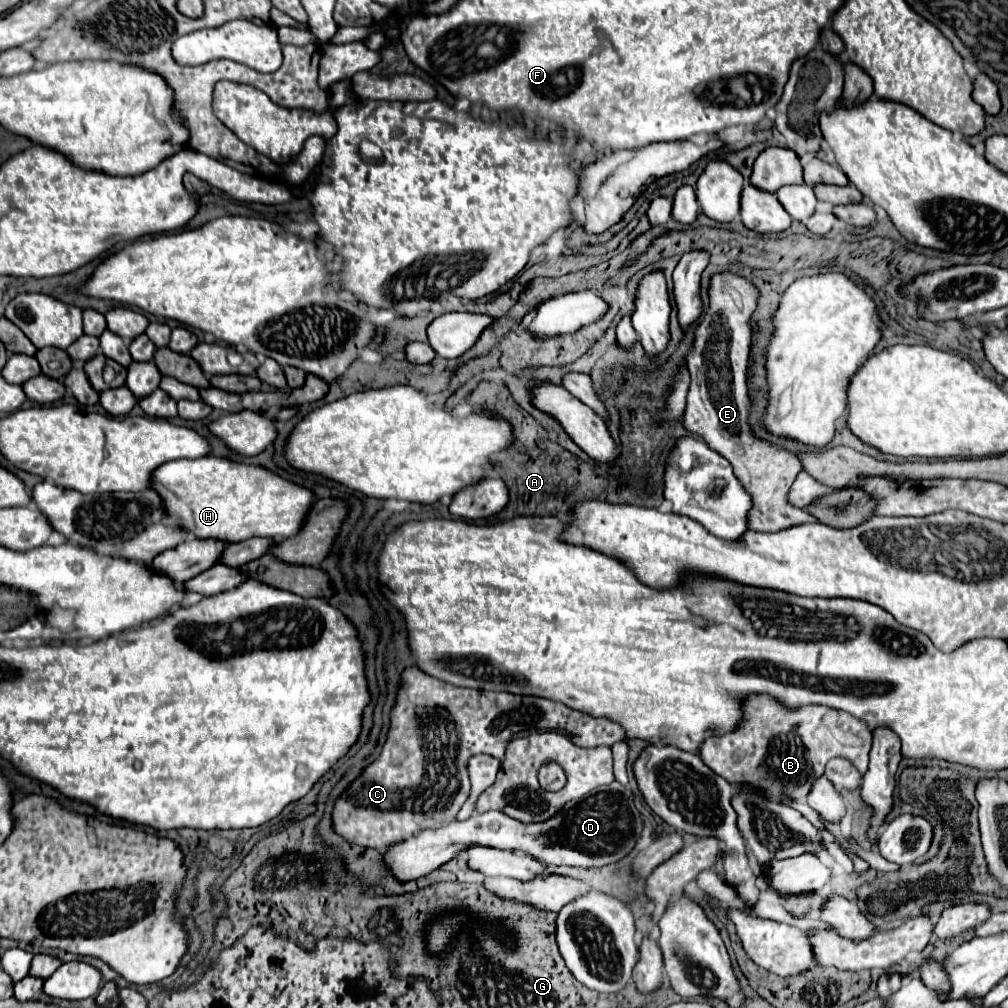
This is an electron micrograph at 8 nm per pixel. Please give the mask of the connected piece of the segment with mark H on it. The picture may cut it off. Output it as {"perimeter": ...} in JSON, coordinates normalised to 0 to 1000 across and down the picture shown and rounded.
{"perimeter":[[[215,453],[166,457],[158,461],[158,465],[154,465],[150,473],[150,483],[156,485],[158,493],[162,493],[162,501],[166,501],[166,513],[174,513],[180,525],[195,535],[215,535],[223,539],[237,539],[249,533],[289,533],[301,523],[301,513],[311,499],[311,489],[307,485],[291,481],[263,463],[233,459]]]}

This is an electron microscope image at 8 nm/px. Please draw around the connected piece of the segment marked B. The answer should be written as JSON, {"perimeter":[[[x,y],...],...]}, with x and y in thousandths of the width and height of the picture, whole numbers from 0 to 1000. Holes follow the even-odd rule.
{"perimeter":[[[745,691],[745,695],[741,695],[741,715],[737,715],[737,723],[729,723],[729,727],[719,727],[717,731],[703,731],[701,737],[697,737],[695,753],[725,779],[743,777],[755,781],[765,793],[775,795],[779,787],[797,795],[807,775],[816,769],[816,763],[818,771],[832,783],[850,783],[854,779],[854,767],[860,765],[862,745],[864,725],[858,715],[844,711],[844,707],[820,703],[816,699],[787,705],[777,703],[777,699],[765,695],[765,691]],[[828,751],[840,751],[848,761],[840,753]]]}

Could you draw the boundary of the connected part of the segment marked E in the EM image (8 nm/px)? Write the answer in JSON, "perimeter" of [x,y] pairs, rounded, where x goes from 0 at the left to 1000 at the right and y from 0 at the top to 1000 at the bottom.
{"perimeter":[[[719,269],[705,273],[701,291],[703,301],[688,326],[688,342],[682,348],[686,384],[682,390],[678,424],[727,461],[729,473],[733,473],[733,479],[741,485],[747,497],[747,505],[741,509],[743,525],[769,529],[787,521],[809,517],[809,513],[785,501],[781,495],[791,469],[797,465],[793,455],[785,447],[753,436],[743,424],[745,400],[739,382],[745,336],[743,316],[751,307],[753,289],[743,277]]]}

